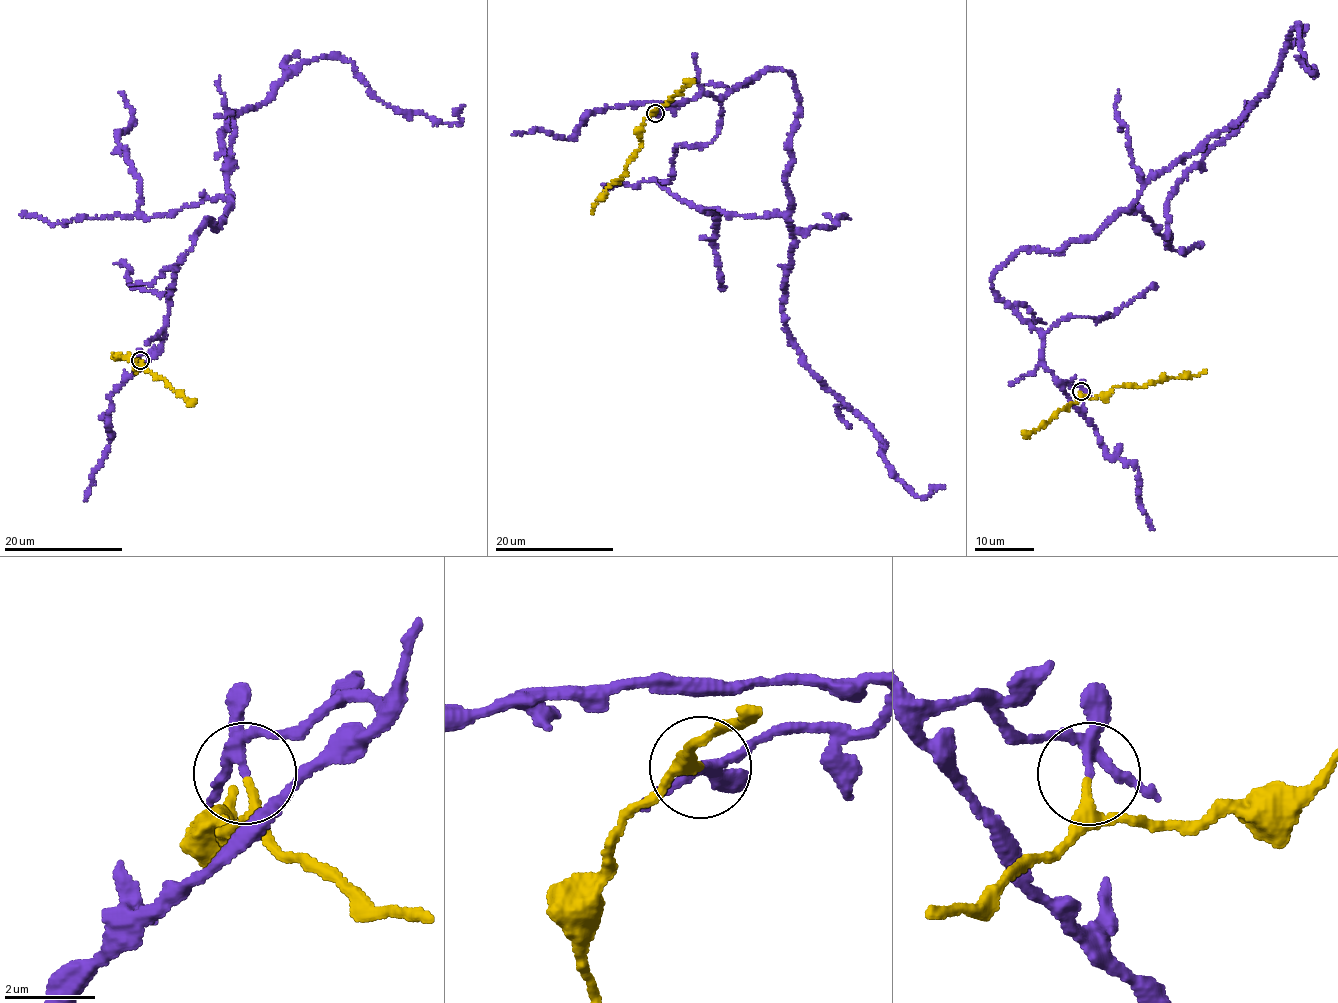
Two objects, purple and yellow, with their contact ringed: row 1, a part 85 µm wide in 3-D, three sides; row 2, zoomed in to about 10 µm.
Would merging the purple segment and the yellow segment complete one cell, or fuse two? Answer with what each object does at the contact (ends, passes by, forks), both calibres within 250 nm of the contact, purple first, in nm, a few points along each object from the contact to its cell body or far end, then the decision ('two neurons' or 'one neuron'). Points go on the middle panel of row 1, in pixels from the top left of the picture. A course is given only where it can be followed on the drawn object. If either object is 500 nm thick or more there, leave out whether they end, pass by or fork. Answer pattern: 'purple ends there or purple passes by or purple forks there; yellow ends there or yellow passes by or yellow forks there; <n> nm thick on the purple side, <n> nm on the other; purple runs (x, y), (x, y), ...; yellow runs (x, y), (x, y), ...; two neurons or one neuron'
purple forks there; yellow passes by; 170 nm thick on the purple side, 170 nm on the other; purple runs (655, 113), (788, 72), (799, 110), (782, 304), (792, 345), (885, 441), (912, 492), (943, 486); yellow runs (655, 113), (643, 123), (641, 144), (628, 162), (623, 176), (613, 179), (597, 201), (592, 214); two neurons

